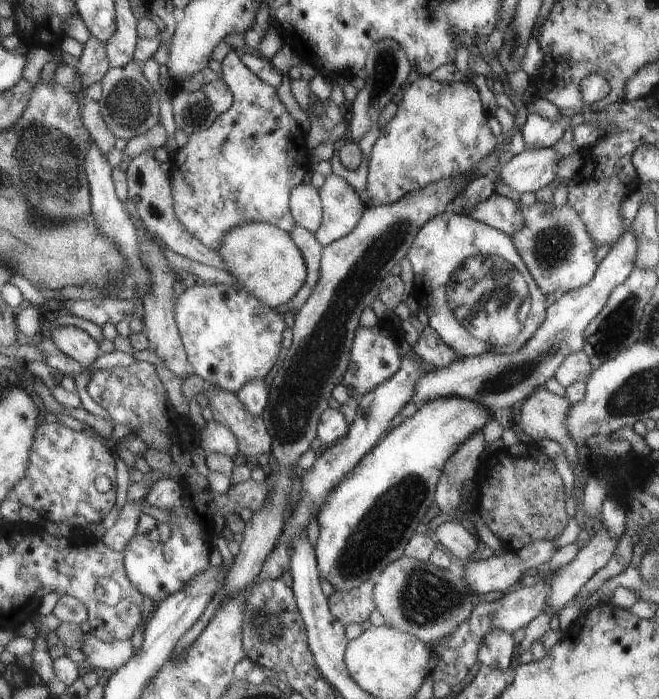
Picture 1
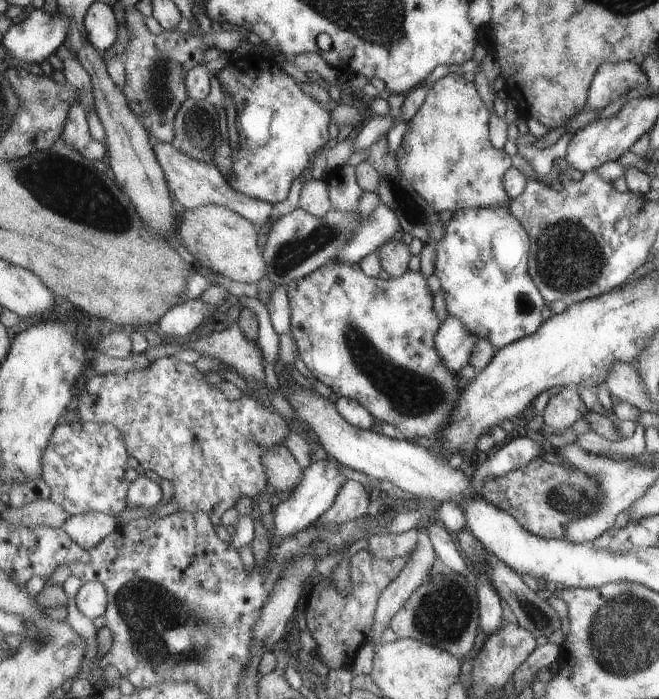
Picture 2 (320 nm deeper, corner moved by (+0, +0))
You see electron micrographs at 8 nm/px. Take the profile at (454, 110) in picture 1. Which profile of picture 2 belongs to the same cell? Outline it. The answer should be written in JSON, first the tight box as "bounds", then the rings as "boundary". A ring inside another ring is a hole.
{"bounds":[394,70,511,213],"boundary":[[[451,70],[444,77],[439,78],[431,85],[421,106],[417,109],[417,112],[406,122],[406,129],[403,133],[401,142],[394,152],[397,168],[401,173],[401,176],[409,182],[413,187],[414,192],[417,192],[419,196],[436,212],[440,213],[442,210],[451,210],[452,212],[464,209],[464,208],[495,208],[495,206],[503,206],[508,208],[508,204],[511,199],[508,194],[505,194],[504,186],[501,186],[501,176],[505,174],[505,170],[511,168],[510,156],[503,152],[503,149],[493,148],[487,140],[487,110],[485,110],[485,104],[481,102],[481,98],[477,96],[475,92],[475,86],[471,82],[463,79],[463,75],[459,74],[455,70]]]}

